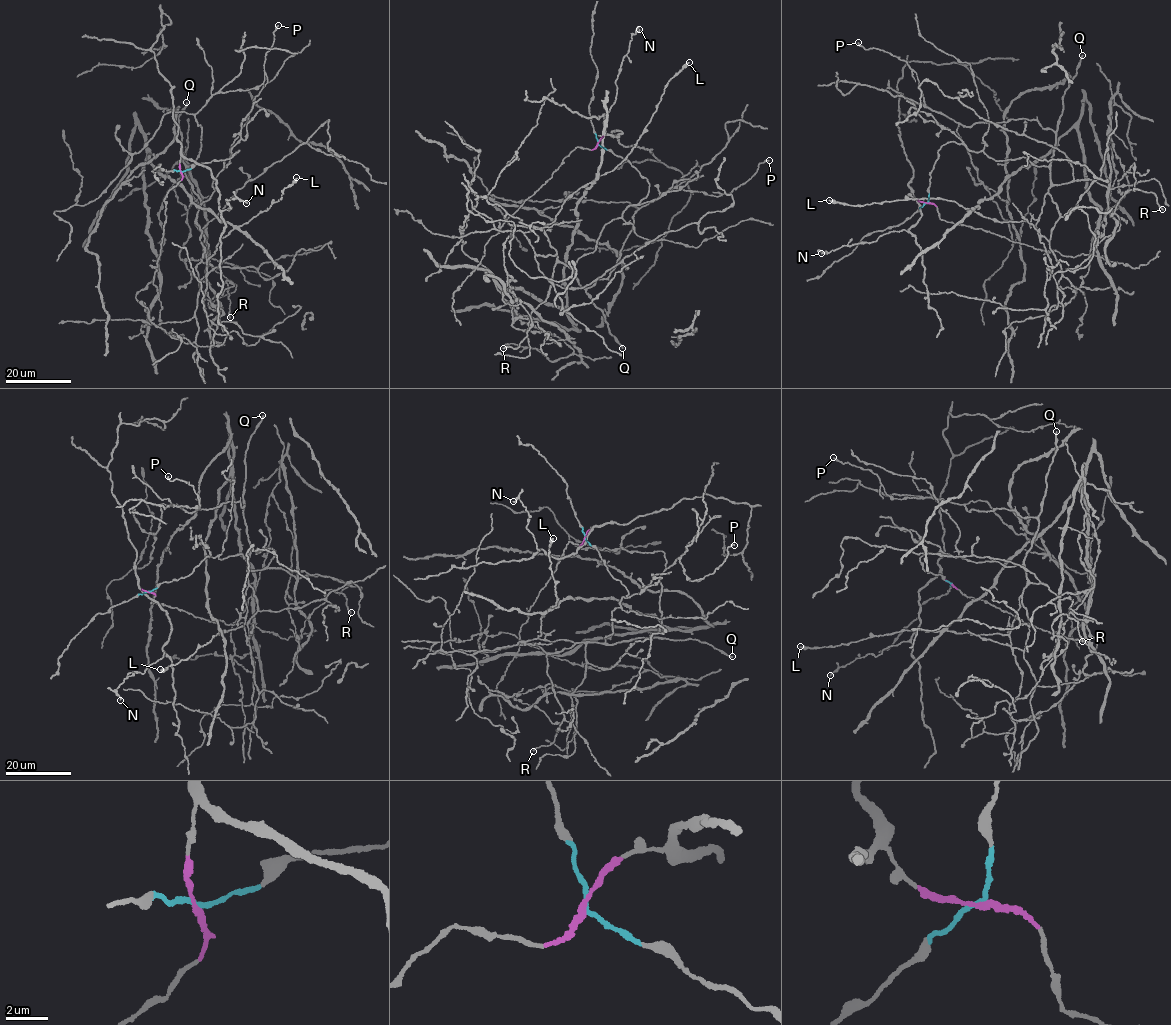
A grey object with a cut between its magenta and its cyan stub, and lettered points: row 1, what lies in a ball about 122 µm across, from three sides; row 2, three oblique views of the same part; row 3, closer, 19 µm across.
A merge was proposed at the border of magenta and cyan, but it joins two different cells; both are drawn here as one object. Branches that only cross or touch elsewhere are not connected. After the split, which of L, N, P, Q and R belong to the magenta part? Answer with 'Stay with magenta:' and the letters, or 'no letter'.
Stay with magenta: N

